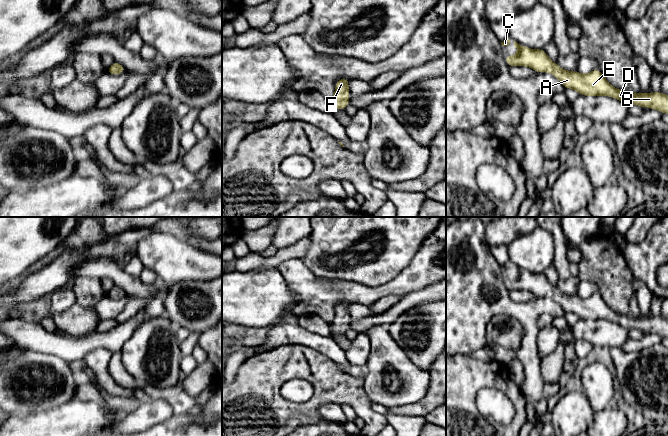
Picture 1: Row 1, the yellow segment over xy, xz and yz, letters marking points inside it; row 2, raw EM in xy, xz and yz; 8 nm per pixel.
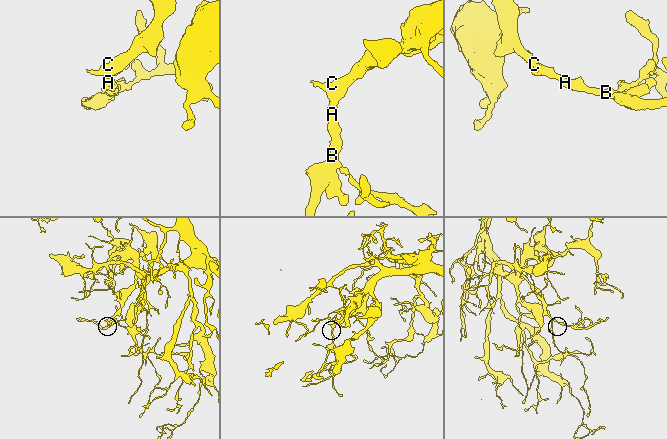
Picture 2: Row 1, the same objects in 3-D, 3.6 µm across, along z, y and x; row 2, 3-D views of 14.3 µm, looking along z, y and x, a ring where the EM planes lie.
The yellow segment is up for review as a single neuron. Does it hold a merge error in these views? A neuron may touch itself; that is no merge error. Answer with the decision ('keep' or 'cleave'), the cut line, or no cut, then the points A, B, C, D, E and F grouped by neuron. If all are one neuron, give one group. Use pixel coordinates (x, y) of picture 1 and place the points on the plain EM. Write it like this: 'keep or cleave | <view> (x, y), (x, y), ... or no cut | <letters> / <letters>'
keep | no cut | A B C D E F

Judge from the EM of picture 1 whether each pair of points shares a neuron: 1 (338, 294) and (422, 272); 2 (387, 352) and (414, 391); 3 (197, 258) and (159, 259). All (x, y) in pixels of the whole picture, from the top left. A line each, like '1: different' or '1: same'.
1: same
2: same
3: same

